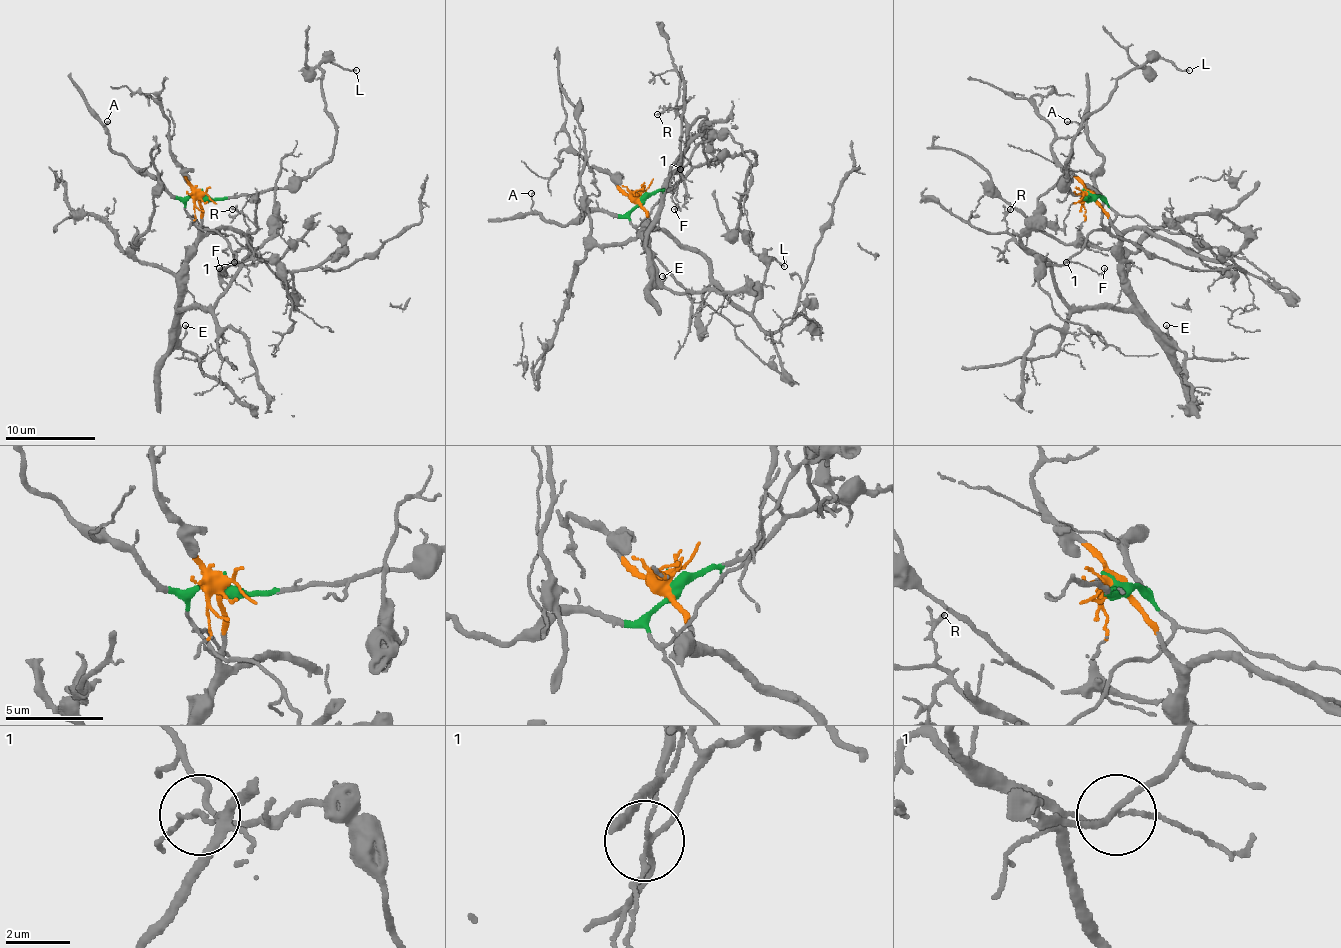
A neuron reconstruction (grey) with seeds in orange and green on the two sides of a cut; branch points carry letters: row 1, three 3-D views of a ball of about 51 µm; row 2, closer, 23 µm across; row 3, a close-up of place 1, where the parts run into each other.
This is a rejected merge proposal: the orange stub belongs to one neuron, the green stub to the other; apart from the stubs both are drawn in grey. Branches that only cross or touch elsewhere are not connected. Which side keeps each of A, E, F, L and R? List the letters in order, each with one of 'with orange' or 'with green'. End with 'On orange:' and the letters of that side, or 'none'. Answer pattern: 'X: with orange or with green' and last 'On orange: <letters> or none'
A: with green
E: with orange
F: with orange
L: with green
R: with orange
On orange: E, F, R

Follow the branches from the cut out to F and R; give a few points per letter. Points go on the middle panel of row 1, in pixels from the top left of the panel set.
F: (638, 199), (651, 226), (645, 231), (647, 233), (658, 226), (662, 183), (683, 154), (678, 204), (674, 208)
R: (638, 199), (650, 224), (647, 233), (658, 226), (662, 183), (686, 147), (687, 127), (676, 109), (656, 114)

